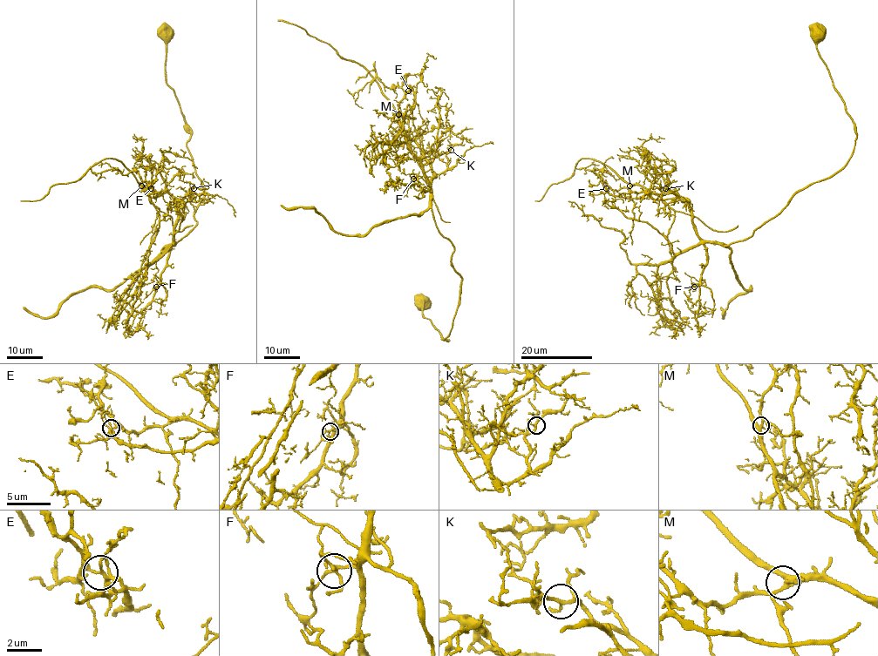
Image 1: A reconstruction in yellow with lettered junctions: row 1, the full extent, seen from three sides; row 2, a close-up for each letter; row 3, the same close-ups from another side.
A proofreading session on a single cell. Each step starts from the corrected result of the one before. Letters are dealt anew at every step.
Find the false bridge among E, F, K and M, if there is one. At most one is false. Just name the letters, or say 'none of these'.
E

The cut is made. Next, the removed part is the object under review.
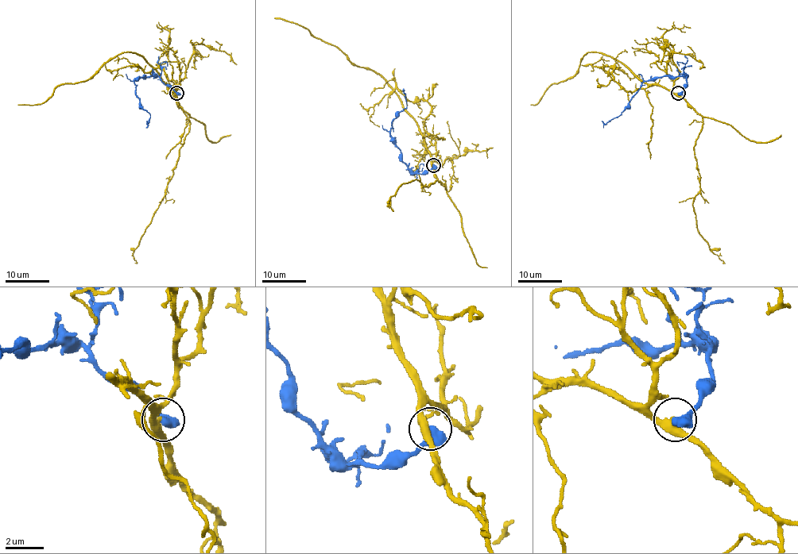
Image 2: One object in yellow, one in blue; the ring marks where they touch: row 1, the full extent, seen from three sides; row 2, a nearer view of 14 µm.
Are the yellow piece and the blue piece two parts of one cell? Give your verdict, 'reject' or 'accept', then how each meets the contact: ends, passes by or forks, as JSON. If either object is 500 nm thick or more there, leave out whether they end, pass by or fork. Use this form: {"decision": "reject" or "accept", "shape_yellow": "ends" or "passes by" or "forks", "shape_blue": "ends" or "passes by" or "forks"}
{"decision": "reject"}

